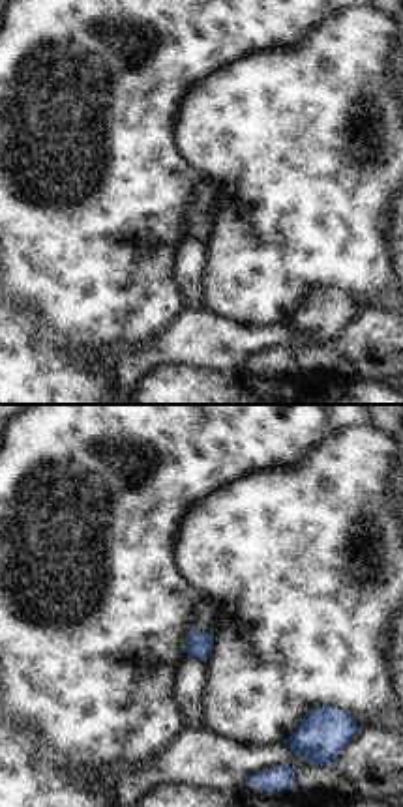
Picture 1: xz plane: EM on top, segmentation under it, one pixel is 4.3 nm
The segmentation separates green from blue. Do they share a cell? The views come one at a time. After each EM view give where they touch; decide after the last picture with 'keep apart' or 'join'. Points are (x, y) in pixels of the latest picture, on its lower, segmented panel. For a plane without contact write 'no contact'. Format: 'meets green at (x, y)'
meets green at (186, 643)

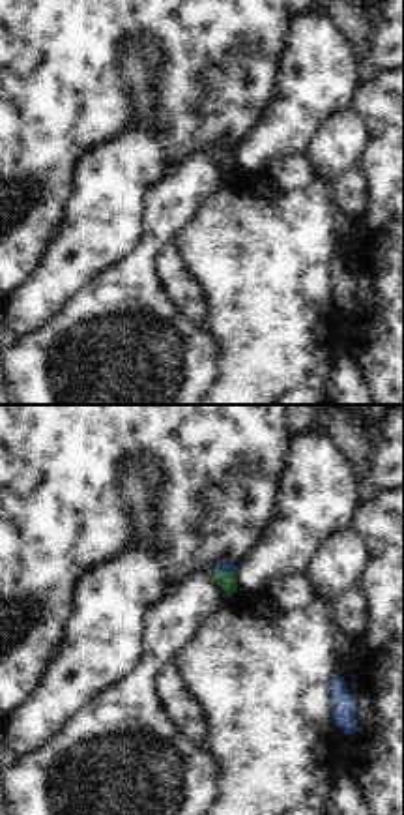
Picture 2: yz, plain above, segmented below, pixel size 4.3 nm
meets green at (225, 570)

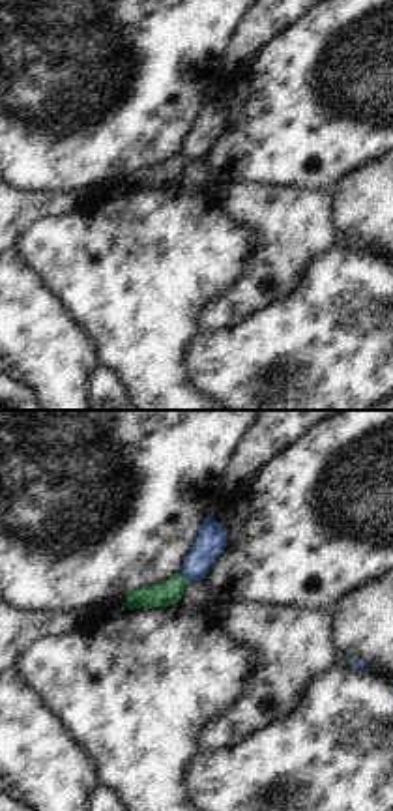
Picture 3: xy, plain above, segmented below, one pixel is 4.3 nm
meets green at (184, 577)

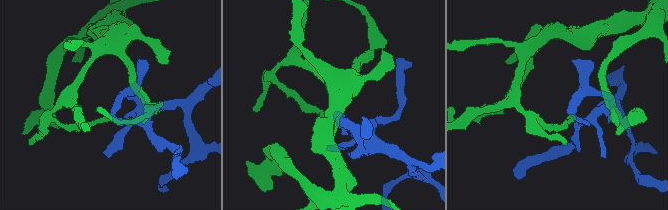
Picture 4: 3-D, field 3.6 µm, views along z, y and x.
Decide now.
keep apart

